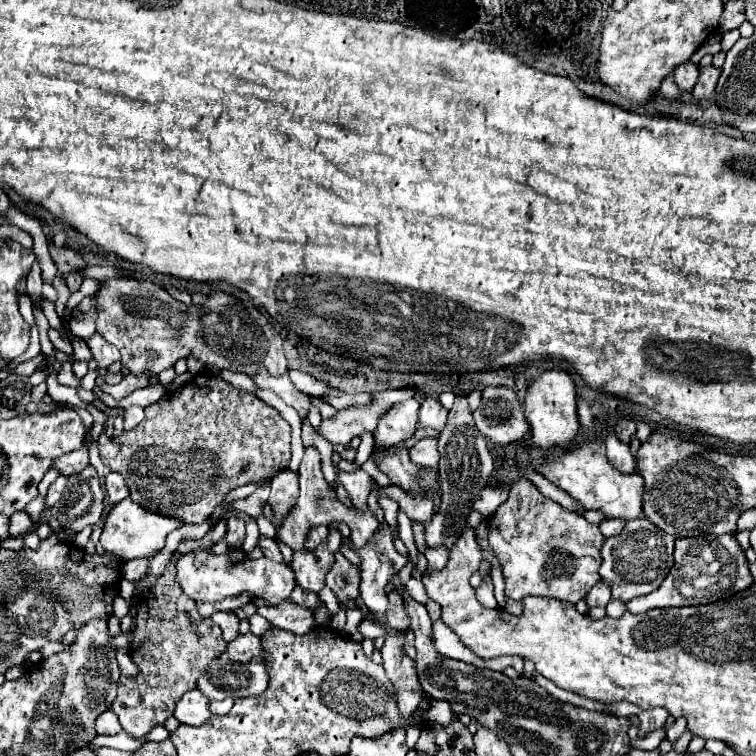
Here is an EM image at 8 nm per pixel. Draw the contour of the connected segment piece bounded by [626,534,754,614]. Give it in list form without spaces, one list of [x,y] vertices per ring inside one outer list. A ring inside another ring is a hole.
[[[706,534],[700,538],[678,538],[674,550],[674,568],[652,594],[634,598],[626,604],[632,614],[644,614],[652,608],[668,608],[668,606],[698,606],[710,604],[716,600],[724,600],[734,596],[736,592],[748,588],[752,584],[752,576],[748,570],[748,560],[734,534]]]

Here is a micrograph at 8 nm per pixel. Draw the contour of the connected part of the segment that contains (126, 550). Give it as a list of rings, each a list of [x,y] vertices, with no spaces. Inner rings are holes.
[[[126,498],[124,502],[116,504],[108,516],[104,518],[102,524],[102,536],[100,536],[100,544],[112,552],[114,556],[122,558],[122,560],[134,560],[134,558],[150,558],[156,552],[160,552],[164,548],[164,538],[168,532],[172,532],[174,528],[182,526],[180,520],[176,518],[168,518],[162,514],[154,514],[144,510],[142,506],[138,506],[136,502],[132,502],[130,498]]]

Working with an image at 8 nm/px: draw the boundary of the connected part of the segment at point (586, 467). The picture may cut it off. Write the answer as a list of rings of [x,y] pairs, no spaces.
[[[580,442],[572,446],[566,454],[562,454],[558,460],[548,462],[540,466],[540,474],[548,478],[558,488],[566,490],[570,496],[574,496],[584,508],[588,510],[600,510],[606,514],[606,518],[642,518],[642,500],[644,500],[644,480],[640,474],[620,474],[614,470],[606,458],[606,448],[602,442]]]

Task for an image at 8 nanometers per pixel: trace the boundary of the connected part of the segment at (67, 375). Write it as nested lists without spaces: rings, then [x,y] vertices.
[[[73,361],[63,362],[61,369],[58,372],[58,382],[62,385],[79,388],[80,379],[78,379],[72,370]]]

